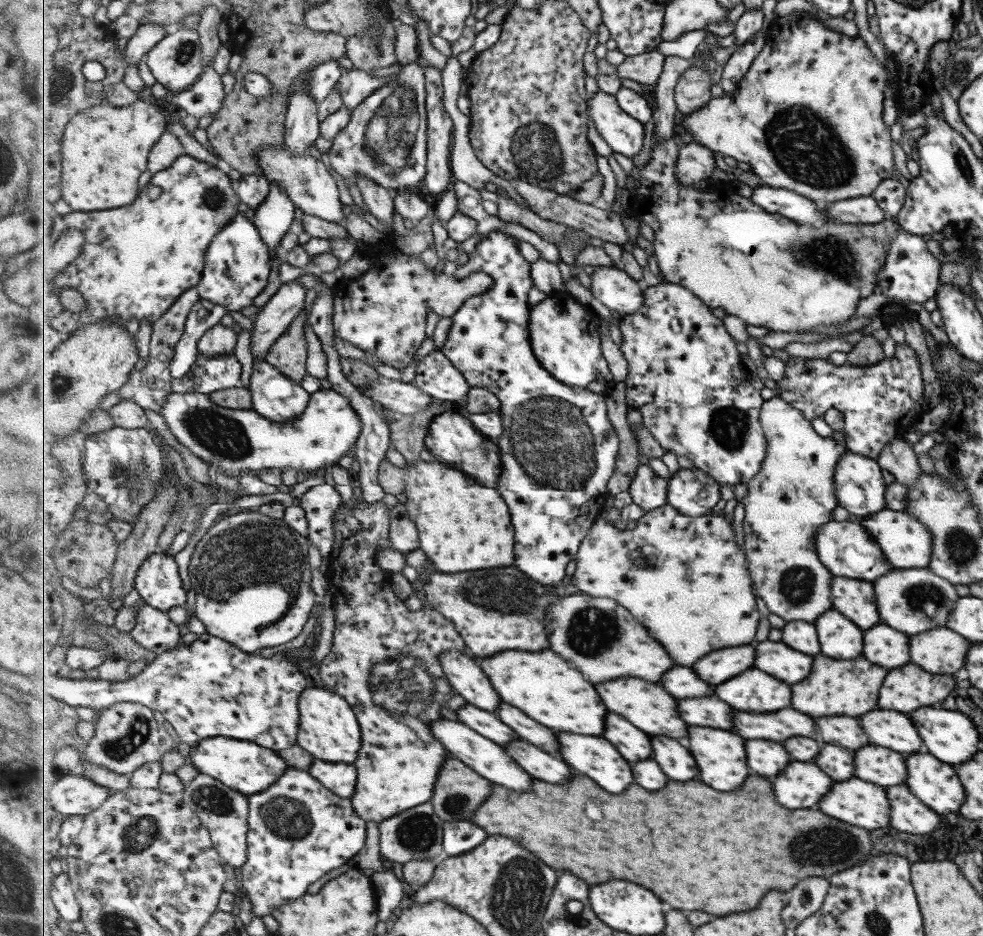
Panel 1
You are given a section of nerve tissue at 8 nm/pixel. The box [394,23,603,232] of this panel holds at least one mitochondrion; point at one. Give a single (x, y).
(537, 152)

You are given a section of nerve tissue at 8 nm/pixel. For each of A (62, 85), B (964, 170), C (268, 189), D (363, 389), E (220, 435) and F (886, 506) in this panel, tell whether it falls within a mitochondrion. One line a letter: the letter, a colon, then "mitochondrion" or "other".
A: mitochondrion
B: mitochondrion
C: other
D: other
E: mitochondrion
F: other

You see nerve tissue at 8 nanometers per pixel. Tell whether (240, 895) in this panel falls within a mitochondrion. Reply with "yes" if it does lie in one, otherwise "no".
no

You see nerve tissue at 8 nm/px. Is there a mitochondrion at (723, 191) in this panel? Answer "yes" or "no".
no

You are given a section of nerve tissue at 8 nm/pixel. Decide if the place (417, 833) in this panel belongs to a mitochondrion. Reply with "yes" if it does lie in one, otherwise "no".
yes

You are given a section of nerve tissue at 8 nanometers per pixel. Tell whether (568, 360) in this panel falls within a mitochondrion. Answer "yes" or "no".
no

